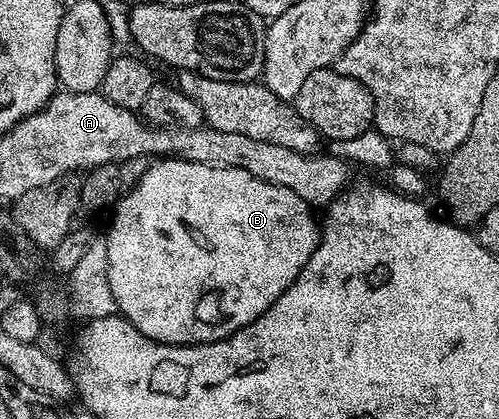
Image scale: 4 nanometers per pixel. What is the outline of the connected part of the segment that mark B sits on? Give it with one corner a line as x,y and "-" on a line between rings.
164,159
151,164
140,183
113,206
113,213
110,230
104,234
108,247
108,283
112,283
112,299
116,299
118,313
132,323
140,335
165,345
203,345
230,337
248,327
260,315
264,315
264,311
268,311
268,307
272,307
272,303
276,303
276,299
280,299
288,287
292,287
300,271
304,271
308,259
312,259
320,236
320,221
317,216
314,218
315,210
307,201
300,199
300,195
288,191
288,187
276,187
276,183
256,179
256,175
248,175
248,171
240,171
236,167
208,167
204,163
177,159

